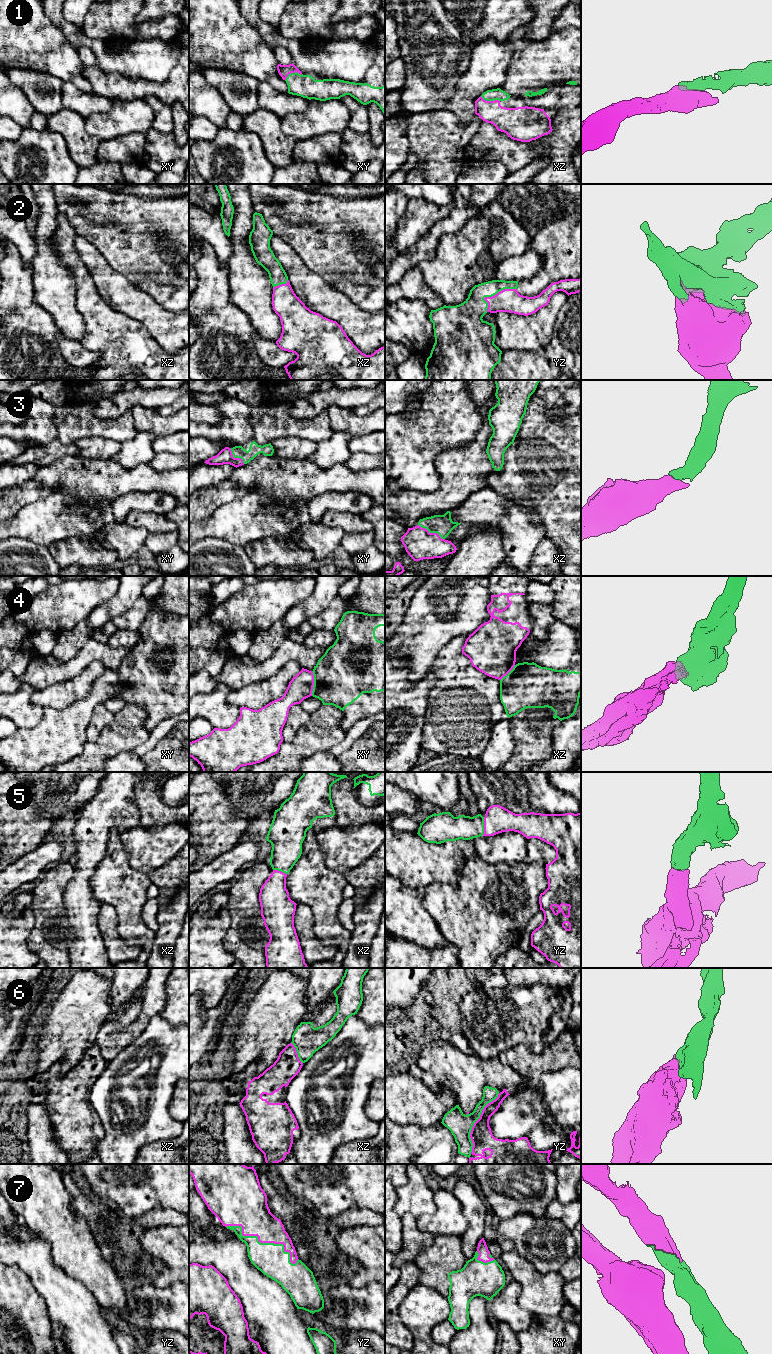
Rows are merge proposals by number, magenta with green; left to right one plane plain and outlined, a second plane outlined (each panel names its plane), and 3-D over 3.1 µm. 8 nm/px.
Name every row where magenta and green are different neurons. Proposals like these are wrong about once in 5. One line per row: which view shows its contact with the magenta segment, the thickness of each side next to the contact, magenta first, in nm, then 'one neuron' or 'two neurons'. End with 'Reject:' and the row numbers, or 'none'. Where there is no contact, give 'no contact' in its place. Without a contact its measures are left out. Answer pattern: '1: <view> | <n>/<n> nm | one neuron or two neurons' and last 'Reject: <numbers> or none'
1: xy | 100/180 nm | one neuron
2: yz | 190/200 nm | one neuron
3: xz | 240/160 nm | one neuron
4: xy | 190/440 nm | two neurons
5: yz | 220/190 nm | one neuron
6: yz | 180/190 nm | two neurons
7: yz | 280/260 nm | one neuron
Reject: 4, 6

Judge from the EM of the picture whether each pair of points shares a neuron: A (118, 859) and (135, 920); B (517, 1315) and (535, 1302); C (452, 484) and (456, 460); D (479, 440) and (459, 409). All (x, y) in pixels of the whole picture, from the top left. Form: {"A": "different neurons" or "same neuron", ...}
{"A": "same neuron", "B": "different neurons", "C": "same neuron", "D": "different neurons"}

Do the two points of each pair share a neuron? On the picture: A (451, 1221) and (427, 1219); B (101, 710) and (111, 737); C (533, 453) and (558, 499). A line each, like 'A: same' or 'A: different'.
A: same
B: different
C: same

